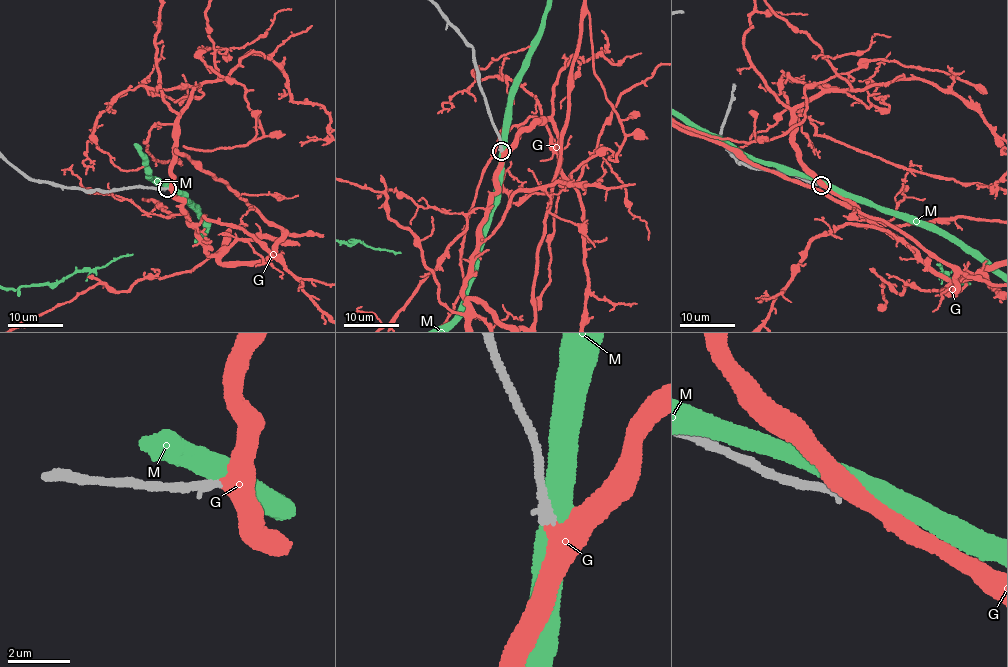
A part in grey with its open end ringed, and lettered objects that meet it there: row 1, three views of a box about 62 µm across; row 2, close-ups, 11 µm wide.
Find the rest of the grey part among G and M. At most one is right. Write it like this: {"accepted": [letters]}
{"accepted": ["G"]}

